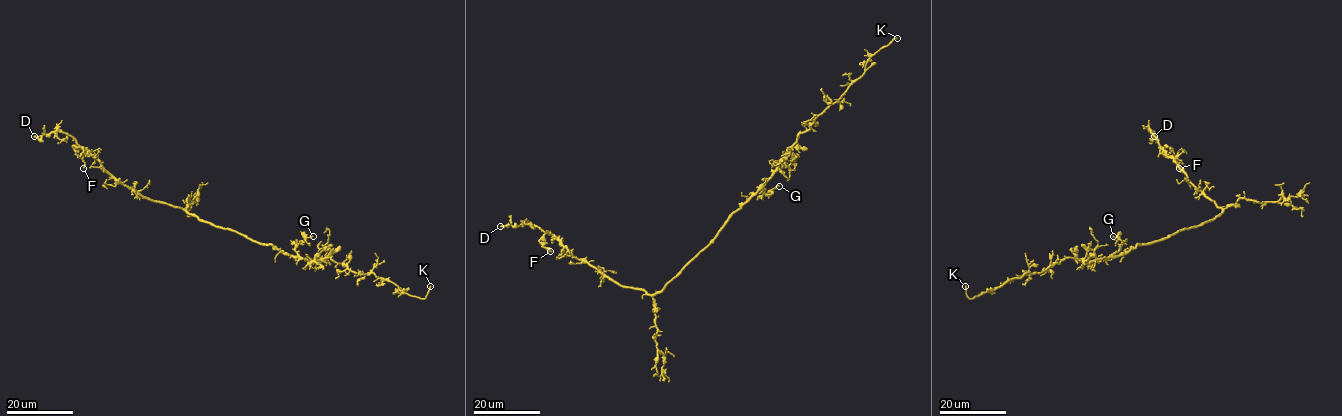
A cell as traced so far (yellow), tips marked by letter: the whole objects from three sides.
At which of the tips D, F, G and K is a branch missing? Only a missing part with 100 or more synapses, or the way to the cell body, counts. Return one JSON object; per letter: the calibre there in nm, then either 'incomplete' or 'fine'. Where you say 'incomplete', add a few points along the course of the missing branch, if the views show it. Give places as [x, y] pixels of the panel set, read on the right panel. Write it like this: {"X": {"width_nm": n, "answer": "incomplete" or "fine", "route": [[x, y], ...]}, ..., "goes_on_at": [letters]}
{"D": {"width_nm": 160, "answer": "fine"}, "F": {"width_nm": 130, "answer": "fine"}, "G": {"width_nm": 170, "answer": "fine"}, "K": {"width_nm": 190, "answer": "incomplete", "route": [[965, 286], [954, 293], [953, 288]]}, "goes_on_at": ["K"]}

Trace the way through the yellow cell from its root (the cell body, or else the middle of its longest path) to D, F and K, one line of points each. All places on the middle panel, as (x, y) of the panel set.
D: (716, 235), (659, 291), (649, 294), (620, 285), (602, 275), (537, 226), (500, 226)
F: (716, 235), (659, 291), (652, 294), (615, 283), (577, 260), (556, 239), (546, 233), (539, 241), (550, 251)
K: (716, 235), (771, 176), (796, 137), (806, 131), (863, 74), (872, 55), (897, 38)

